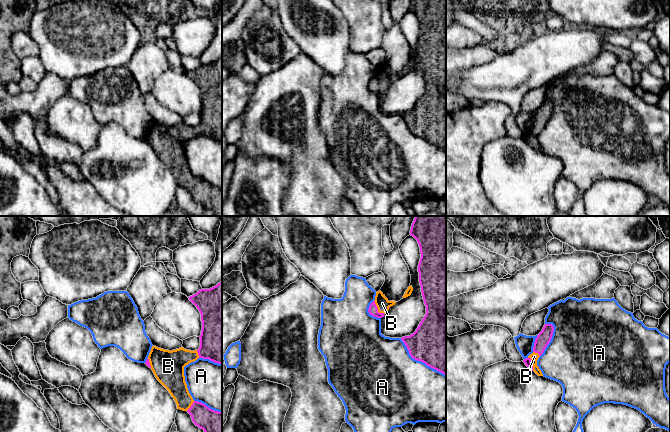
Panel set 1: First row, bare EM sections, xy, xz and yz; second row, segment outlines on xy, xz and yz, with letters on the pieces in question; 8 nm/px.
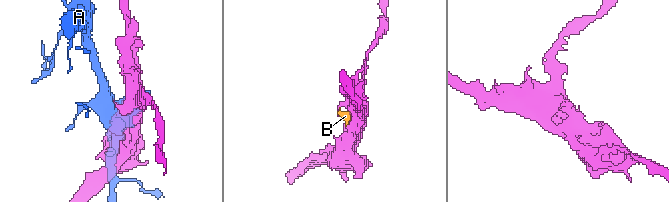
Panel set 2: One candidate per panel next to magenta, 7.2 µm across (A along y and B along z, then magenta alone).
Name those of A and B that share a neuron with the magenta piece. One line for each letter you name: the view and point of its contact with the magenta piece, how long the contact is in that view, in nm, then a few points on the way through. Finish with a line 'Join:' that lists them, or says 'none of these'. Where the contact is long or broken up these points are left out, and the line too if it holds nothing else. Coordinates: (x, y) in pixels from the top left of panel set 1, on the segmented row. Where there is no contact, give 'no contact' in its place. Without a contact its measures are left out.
B: contact xz (377, 309); length 150 nm
Join: B

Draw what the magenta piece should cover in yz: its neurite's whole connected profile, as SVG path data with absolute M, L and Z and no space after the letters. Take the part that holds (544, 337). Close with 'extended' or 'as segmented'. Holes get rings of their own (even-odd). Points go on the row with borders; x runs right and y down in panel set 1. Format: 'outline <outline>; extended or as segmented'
outline M545 324L542 331L538 334L537 338L535 339L533 353L523 360L525 365L530 370L534 371L538 376L543 376L543 374L537 366L537 360L543 354L545 348L551 341L553 331L554 327L552 324Z; extended

